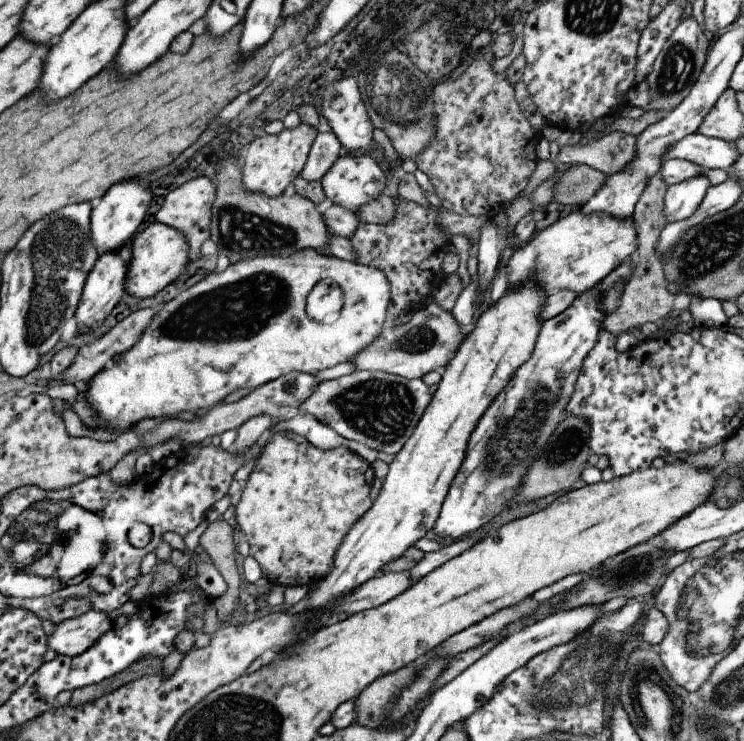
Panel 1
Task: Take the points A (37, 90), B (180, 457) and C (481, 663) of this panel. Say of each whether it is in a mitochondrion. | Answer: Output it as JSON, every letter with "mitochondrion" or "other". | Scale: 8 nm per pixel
{"A":"other","B":"other","C":"other"}

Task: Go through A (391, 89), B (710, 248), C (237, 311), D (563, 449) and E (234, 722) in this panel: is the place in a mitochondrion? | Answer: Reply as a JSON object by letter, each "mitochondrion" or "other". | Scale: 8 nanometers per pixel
{"A":"mitochondrion","B":"mitochondrion","C":"mitochondrion","D":"mitochondrion","E":"mitochondrion"}

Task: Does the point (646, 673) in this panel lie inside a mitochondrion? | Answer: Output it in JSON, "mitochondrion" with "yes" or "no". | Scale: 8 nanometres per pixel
{"mitochondrion":"yes"}

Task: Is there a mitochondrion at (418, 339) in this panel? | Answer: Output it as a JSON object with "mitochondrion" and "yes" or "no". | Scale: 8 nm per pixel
{"mitochondrion":"yes"}

